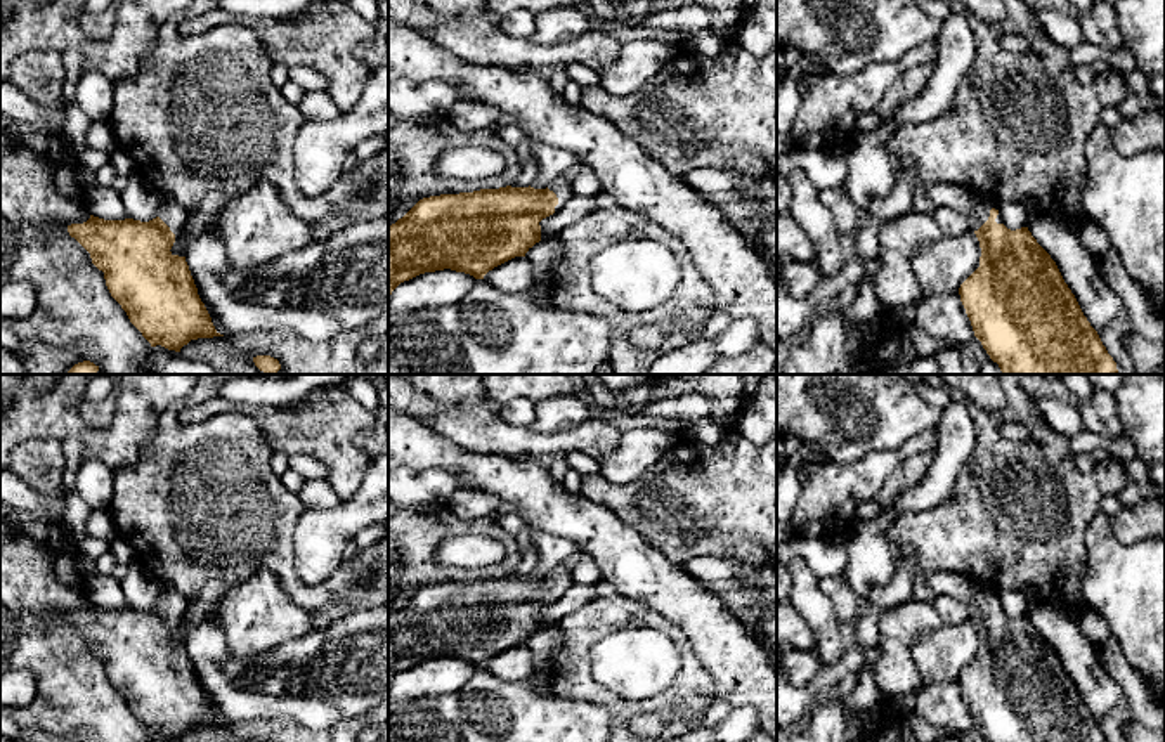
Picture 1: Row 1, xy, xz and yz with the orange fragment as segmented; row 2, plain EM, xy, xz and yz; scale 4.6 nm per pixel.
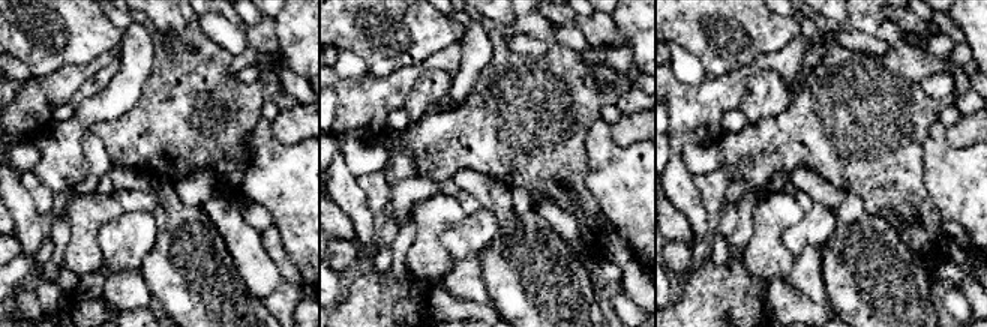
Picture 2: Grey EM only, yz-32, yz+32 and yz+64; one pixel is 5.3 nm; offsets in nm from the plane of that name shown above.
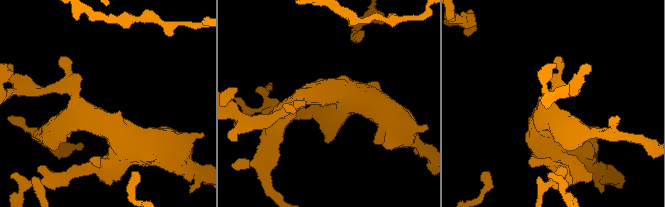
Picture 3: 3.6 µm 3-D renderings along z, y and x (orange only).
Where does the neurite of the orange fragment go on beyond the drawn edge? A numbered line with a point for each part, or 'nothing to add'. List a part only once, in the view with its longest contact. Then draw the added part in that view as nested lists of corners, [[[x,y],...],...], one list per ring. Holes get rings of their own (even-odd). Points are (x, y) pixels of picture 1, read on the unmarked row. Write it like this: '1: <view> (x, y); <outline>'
1: yz (943, 583); [[[936,570],[927,576],[926,583],[936,596],[953,596],[967,605],[973,619],[978,619],[988,609],[992,596],[997,598],[995,591],[952,570]]]

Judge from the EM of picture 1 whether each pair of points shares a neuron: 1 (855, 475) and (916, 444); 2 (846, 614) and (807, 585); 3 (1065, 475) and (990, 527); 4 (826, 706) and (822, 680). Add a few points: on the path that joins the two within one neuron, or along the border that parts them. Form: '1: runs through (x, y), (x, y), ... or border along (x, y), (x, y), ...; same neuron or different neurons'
1: runs through (871, 472), (900, 455); same neuron
2: border along (819, 579), (819, 588), (841, 623); different neurons
3: runs through (1046, 494), (1028, 512), (1009, 522); same neuron
4: border along (833, 687), (808, 711); different neurons

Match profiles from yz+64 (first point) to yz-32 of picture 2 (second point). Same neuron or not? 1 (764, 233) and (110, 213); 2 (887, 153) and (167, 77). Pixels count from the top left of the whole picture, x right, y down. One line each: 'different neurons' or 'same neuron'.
1: same neuron
2: same neuron

